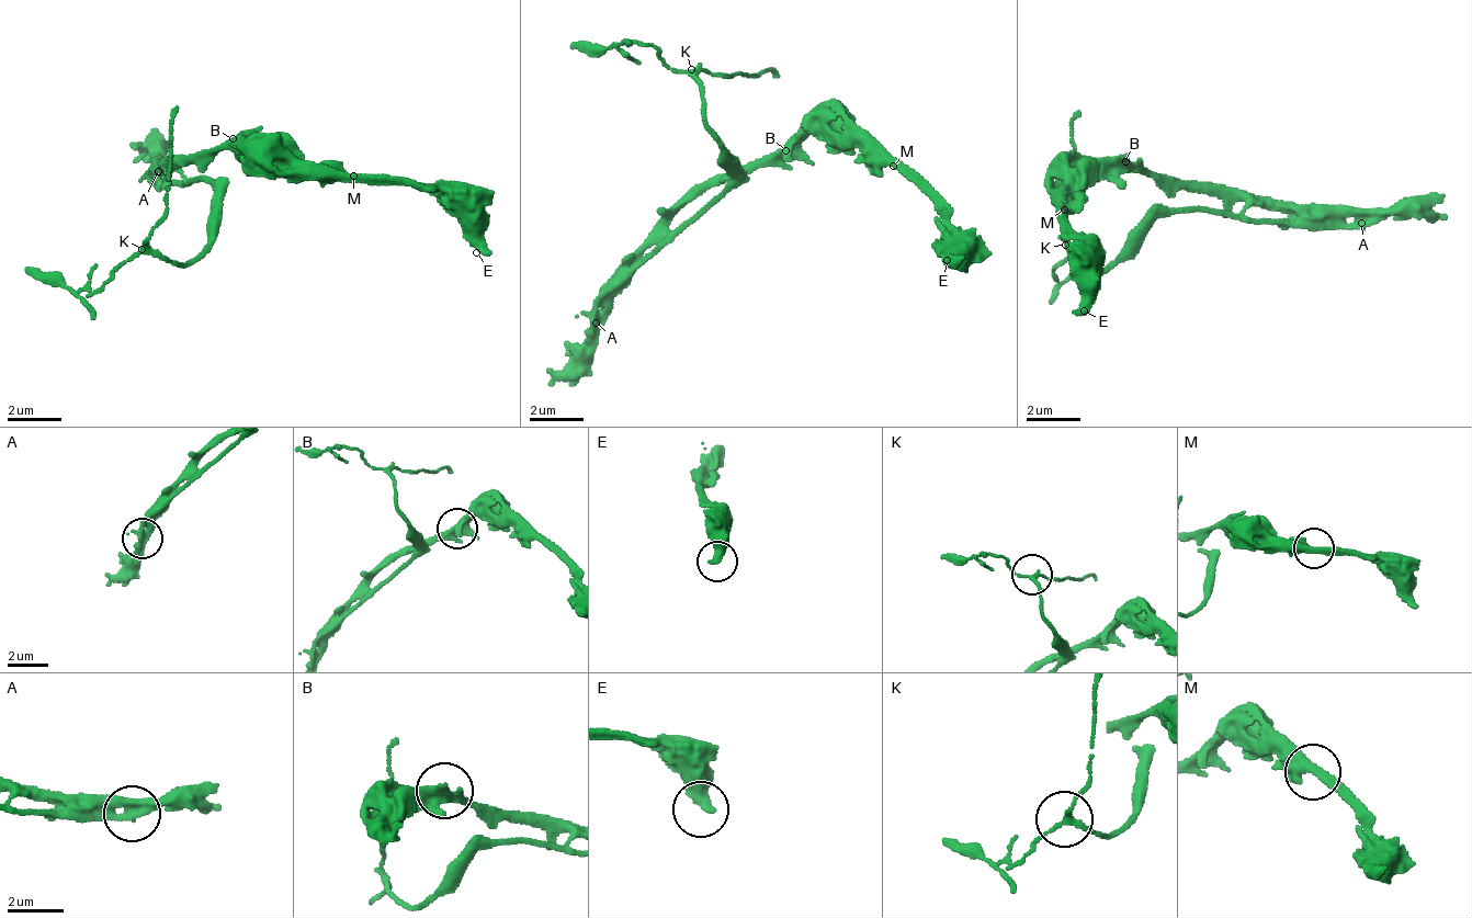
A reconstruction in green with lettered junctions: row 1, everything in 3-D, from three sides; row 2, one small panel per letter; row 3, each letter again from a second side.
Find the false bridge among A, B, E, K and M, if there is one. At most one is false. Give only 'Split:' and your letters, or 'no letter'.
Split: A

